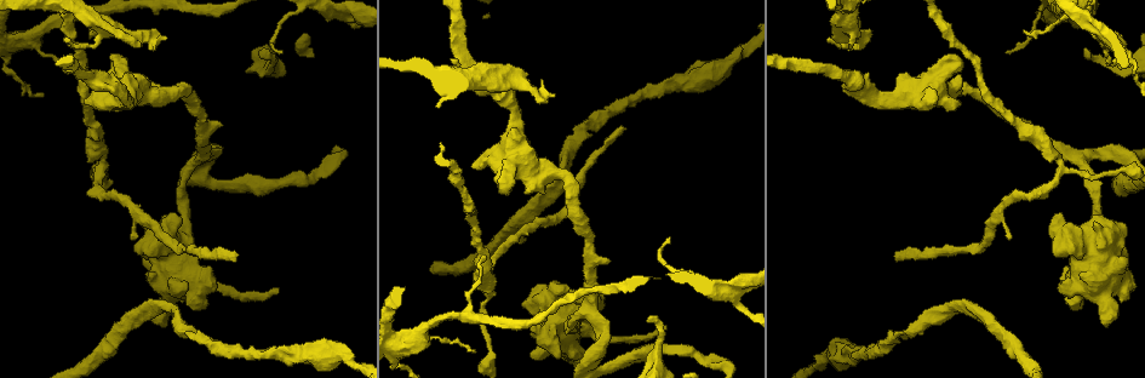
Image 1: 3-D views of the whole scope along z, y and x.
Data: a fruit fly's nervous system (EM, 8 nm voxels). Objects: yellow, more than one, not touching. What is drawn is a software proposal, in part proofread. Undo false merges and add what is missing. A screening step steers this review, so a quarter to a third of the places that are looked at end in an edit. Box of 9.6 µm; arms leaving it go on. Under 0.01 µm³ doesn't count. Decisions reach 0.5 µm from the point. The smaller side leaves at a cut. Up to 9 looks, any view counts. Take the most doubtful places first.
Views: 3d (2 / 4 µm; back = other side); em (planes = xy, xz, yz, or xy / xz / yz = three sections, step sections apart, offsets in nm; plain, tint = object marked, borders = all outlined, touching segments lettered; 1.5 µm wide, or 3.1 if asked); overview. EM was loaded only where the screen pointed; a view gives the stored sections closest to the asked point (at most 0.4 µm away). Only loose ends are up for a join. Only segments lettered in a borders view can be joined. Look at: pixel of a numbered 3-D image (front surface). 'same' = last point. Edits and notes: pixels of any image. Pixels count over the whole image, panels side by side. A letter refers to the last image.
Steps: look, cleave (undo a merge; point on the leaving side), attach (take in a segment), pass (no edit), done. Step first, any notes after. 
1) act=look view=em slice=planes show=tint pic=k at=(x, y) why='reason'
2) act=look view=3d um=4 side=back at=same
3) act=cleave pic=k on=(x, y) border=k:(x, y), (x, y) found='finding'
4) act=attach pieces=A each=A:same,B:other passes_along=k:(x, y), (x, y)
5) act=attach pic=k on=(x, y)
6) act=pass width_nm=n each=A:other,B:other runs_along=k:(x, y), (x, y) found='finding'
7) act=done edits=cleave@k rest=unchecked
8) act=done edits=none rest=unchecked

act=look view=em slice=planes show=borders pic=1 at=(1119, 67)

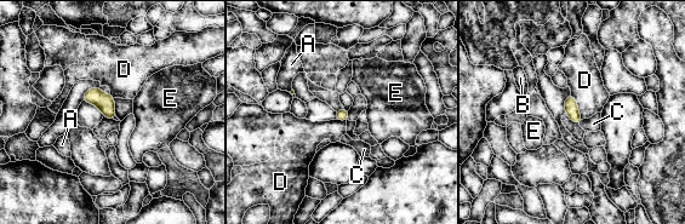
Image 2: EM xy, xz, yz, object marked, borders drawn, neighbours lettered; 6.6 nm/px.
act=attach pieces=C each=A:other,B:other,C:same,D:other,E:other passes_along=2:(571, 109), (581, 121), (593, 124) found='it goes on there'

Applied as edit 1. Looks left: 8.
act=look view=overview why='see it whole again'

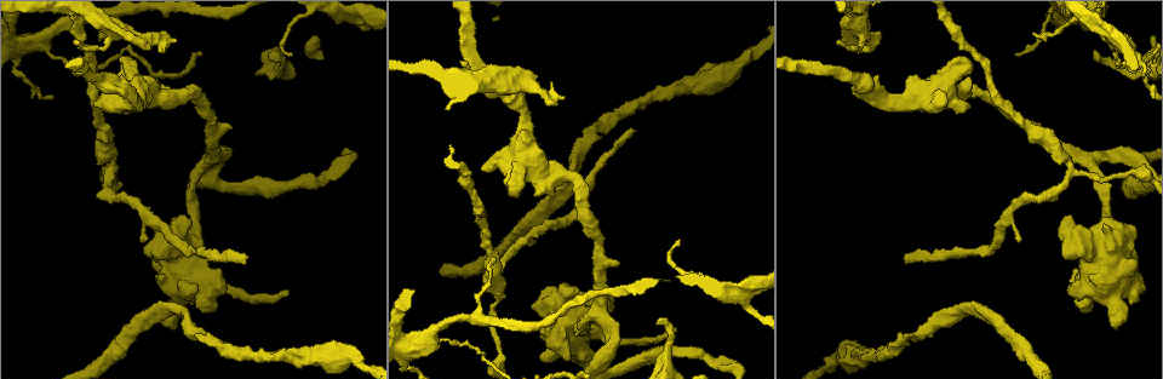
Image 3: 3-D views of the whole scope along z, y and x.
act=look view=3d um=2 pic=3 at=(675, 329) why='an open end'

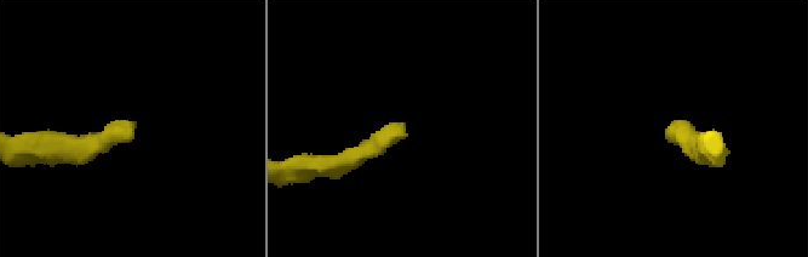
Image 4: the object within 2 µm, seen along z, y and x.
act=look view=em slice=xy step=4 show=borders pic=4 at=(131, 138)

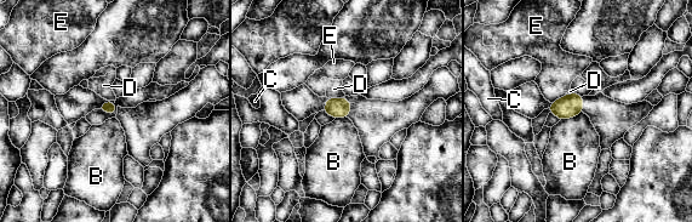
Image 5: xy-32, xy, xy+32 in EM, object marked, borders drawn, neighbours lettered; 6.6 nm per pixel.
act=pass each=B:other,C:other,D:other,E:other border=5:(582, 112), (560, 120) found='none of them fits'

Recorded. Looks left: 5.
act=look view=3d um=2 pic=3 at=(1048, 16) why='sudden change in width'

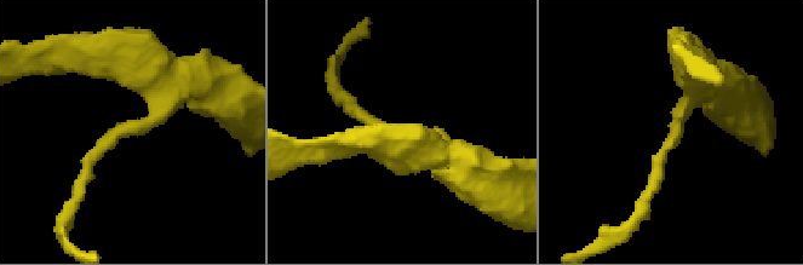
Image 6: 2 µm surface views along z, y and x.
act=look view=em slice=planes show=borders pic=6 at=(675, 135) why='shape alone is not enough'

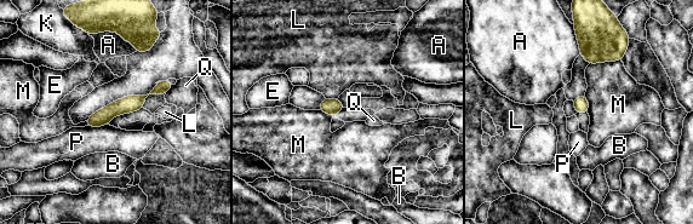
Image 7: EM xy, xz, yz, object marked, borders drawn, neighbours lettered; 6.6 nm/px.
act=pass width_nm=100 each=A:other,B:other,E:other,K:other,L:other,M:other,P:other,Q:other border=7:(620, 59), (600, 61), (589, 64) found='continuous, no second neuron'

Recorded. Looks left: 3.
act=look view=em slice=planes show=borders pic=3 at=(1034, 33) why='free end'

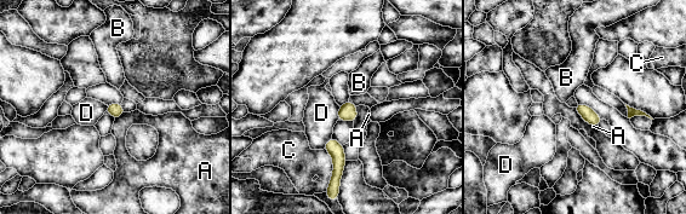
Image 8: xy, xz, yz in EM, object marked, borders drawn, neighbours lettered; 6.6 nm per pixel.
act=pass each=A:other,B:other,C:other,D:other border=8:(339, 106), (337, 119) found='none of them fits'

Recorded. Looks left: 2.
act=done edits=attach@2 rest=unchecked

